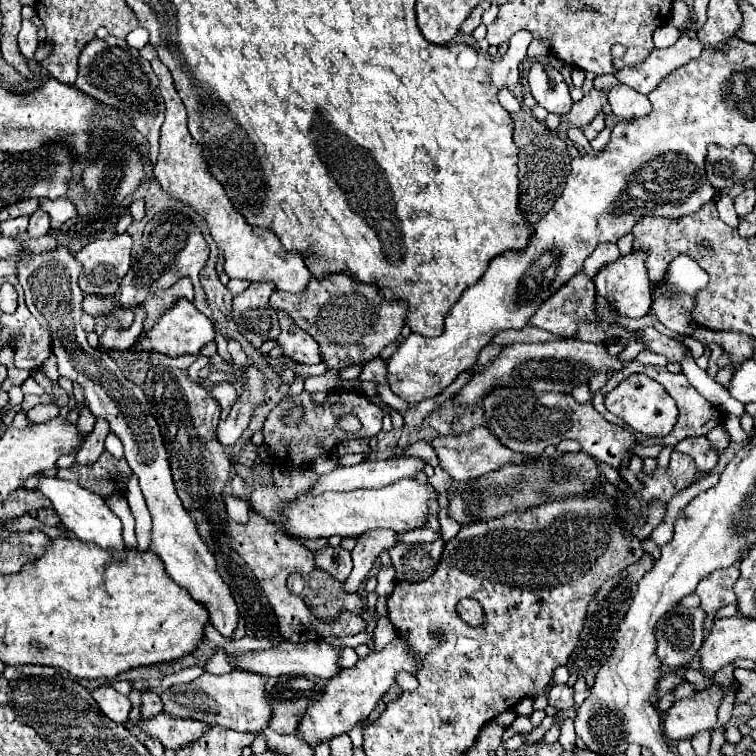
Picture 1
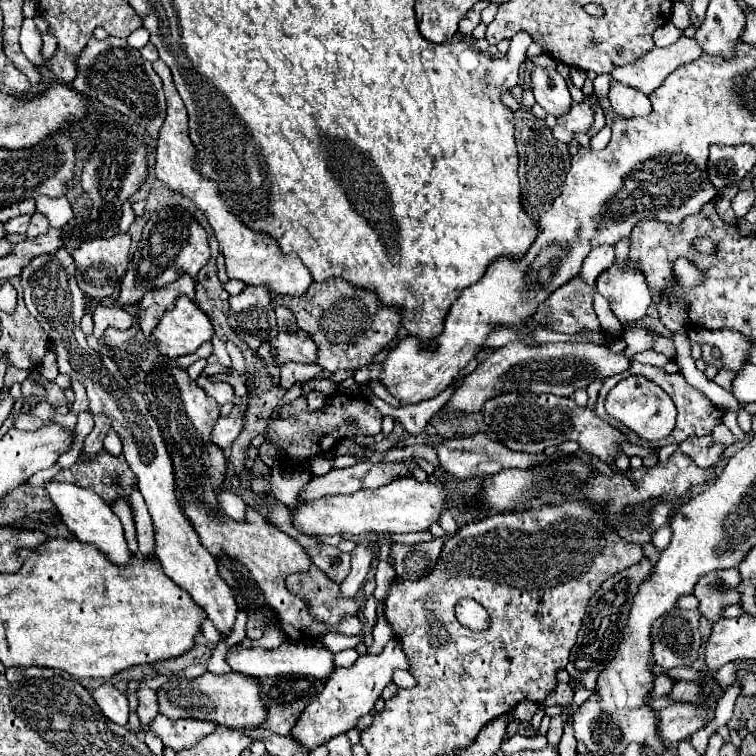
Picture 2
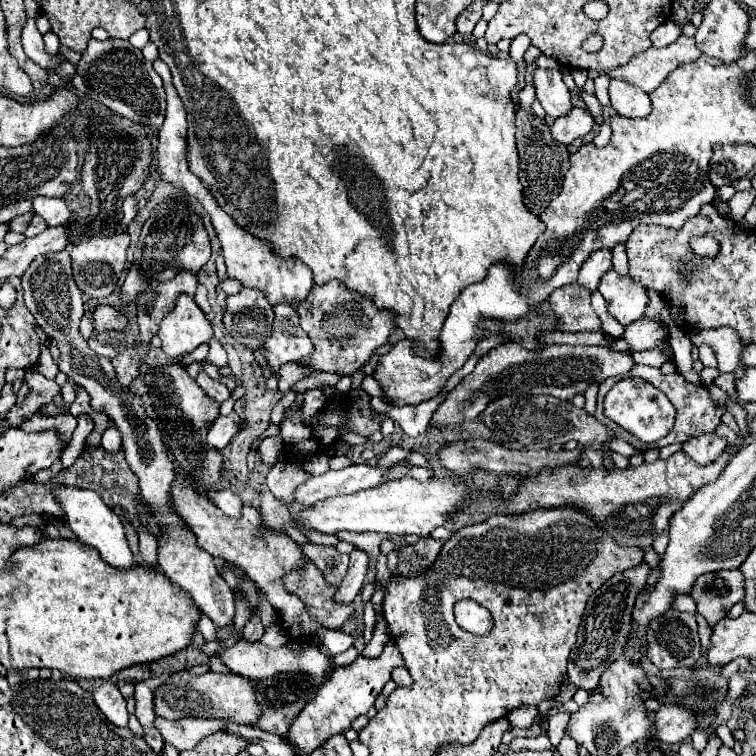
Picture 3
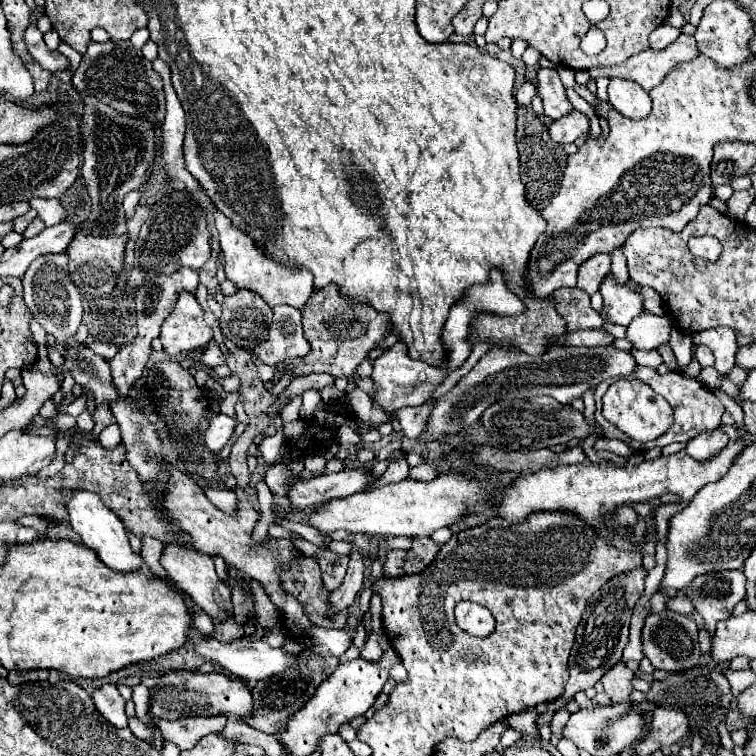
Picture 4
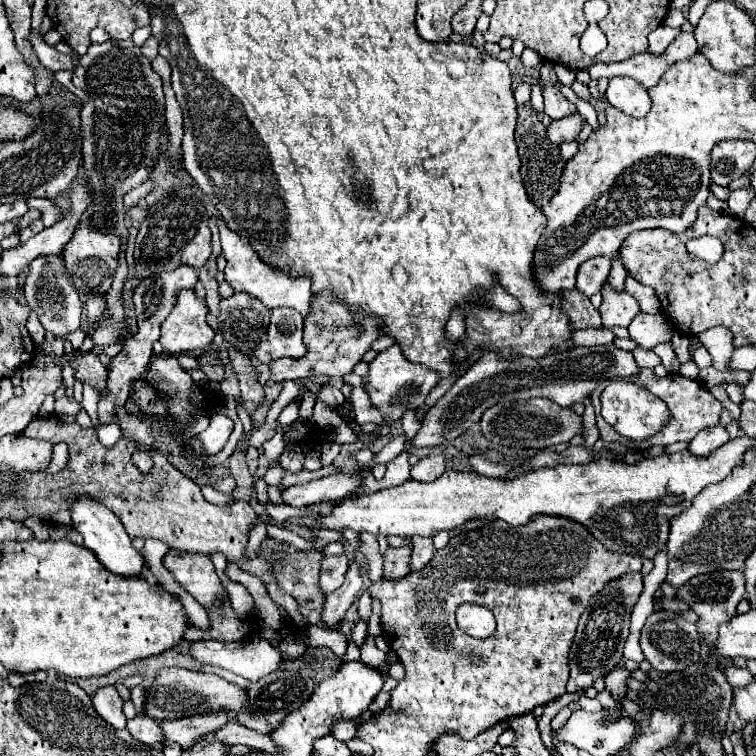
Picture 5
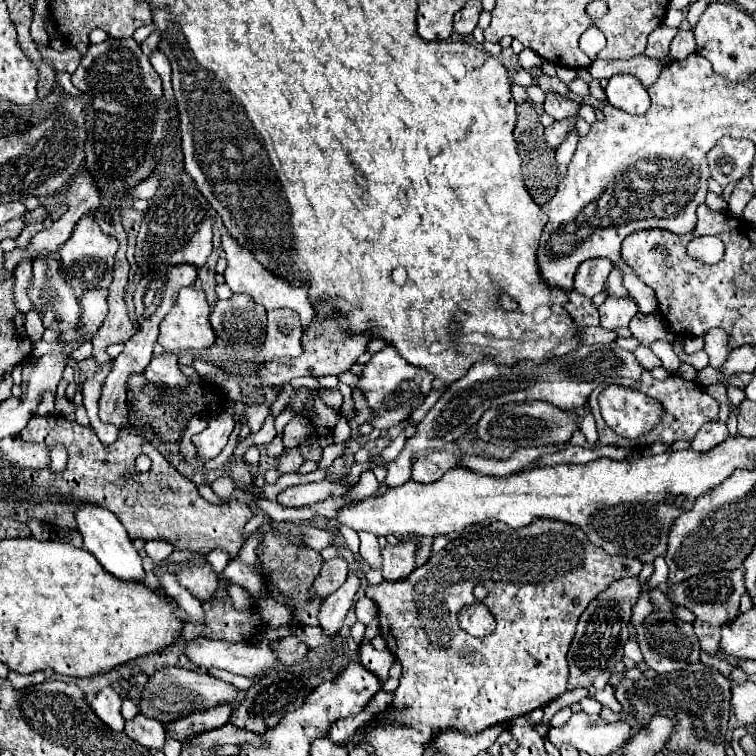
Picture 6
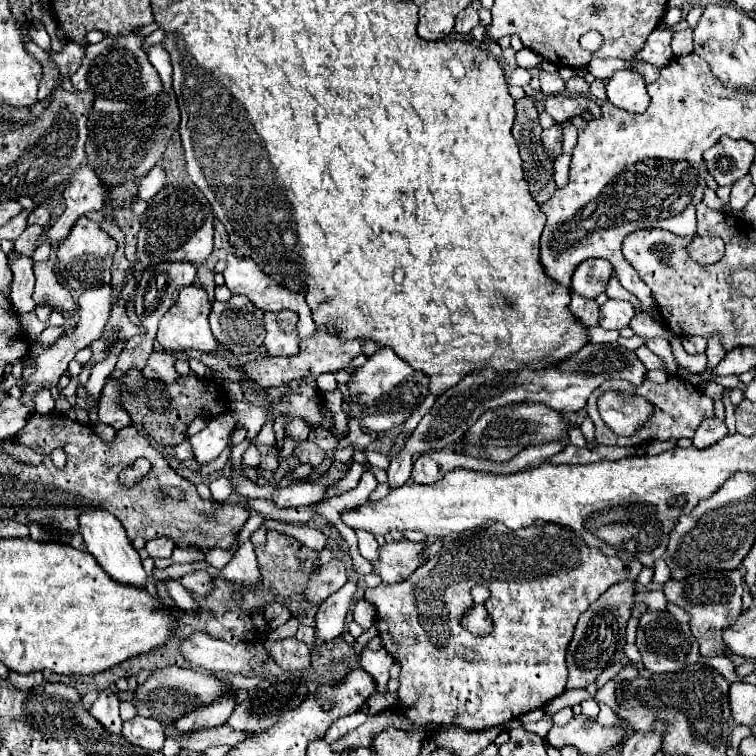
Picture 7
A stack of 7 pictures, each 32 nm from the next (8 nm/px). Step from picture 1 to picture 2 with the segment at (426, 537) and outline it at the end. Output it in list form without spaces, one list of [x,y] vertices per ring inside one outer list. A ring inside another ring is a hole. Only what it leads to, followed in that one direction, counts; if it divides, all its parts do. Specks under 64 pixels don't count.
[[[416,532],[416,533],[406,533],[406,534],[394,534],[392,539],[395,543],[402,543],[409,546],[413,546],[418,542],[427,542],[434,539],[432,533],[428,532]]]

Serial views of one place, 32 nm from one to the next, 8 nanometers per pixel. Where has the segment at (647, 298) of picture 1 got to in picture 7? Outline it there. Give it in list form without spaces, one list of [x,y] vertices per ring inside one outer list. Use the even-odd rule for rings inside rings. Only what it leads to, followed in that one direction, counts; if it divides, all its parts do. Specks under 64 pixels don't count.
[[[608,300],[604,306],[600,306],[600,326],[606,330],[620,330],[628,326],[632,316],[634,308],[630,302]]]

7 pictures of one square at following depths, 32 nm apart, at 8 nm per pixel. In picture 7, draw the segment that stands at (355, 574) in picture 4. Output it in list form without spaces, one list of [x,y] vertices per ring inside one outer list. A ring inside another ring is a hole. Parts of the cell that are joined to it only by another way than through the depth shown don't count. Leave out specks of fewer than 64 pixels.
[[[348,580],[344,588],[332,594],[324,604],[320,604],[316,612],[316,642],[314,648],[320,648],[324,642],[338,638],[344,630],[344,618],[352,602],[352,594],[356,592],[356,584]]]

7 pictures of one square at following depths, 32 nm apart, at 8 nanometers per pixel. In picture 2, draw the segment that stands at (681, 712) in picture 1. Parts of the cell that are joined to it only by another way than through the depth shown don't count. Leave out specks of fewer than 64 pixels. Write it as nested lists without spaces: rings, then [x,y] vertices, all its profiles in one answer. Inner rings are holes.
[[[668,704],[658,712],[658,734],[664,742],[674,744],[688,740],[696,730],[704,728],[702,720],[712,722],[714,712],[692,708],[692,704]]]

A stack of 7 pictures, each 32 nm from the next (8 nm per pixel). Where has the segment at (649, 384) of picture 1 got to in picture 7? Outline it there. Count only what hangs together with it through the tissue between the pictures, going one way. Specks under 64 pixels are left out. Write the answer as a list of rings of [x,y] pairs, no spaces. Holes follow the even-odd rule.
[[[606,392],[598,400],[598,412],[606,426],[618,436],[632,436],[640,426],[648,422],[654,408],[640,396]]]

